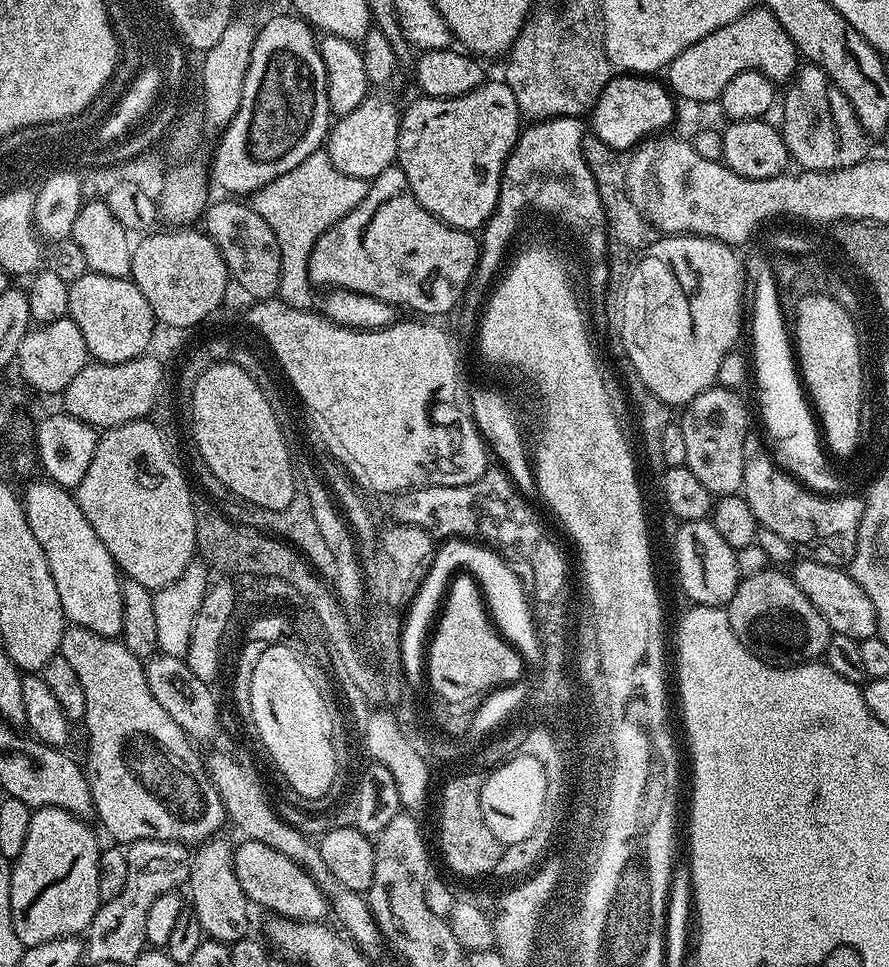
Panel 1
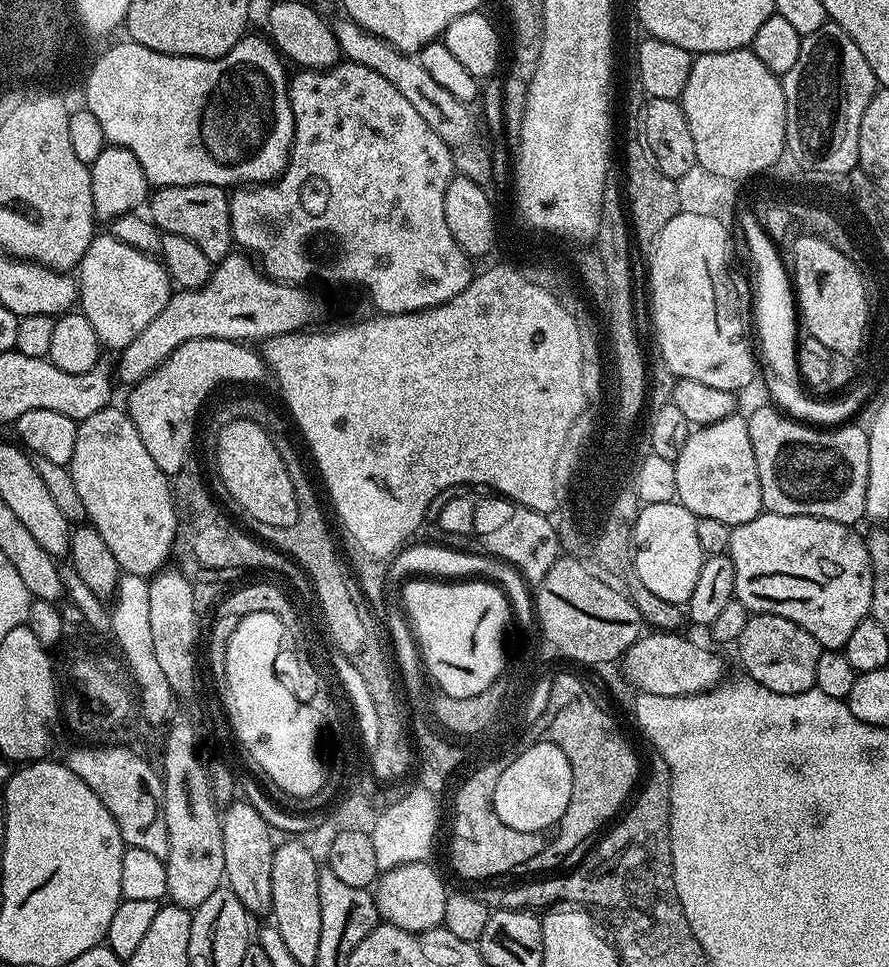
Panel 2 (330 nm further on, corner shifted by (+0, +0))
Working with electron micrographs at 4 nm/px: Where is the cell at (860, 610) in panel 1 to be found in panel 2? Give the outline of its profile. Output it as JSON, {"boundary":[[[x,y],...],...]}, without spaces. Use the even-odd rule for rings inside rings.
{"boundary":[[[761,511],[759,516],[755,516],[750,522],[738,524],[732,528],[730,534],[730,542],[728,543],[727,555],[734,562],[734,582],[736,583],[735,599],[741,600],[748,607],[749,613],[774,614],[782,618],[790,618],[790,622],[794,622],[798,626],[802,626],[802,630],[806,630],[806,634],[810,634],[820,643],[821,649],[824,650],[840,650],[843,649],[846,642],[850,642],[850,634],[854,634],[854,629],[858,626],[858,622],[869,619],[872,610],[872,563],[868,557],[868,545],[863,535],[856,533],[855,527],[839,524],[838,522],[830,522],[822,518],[814,518],[813,516],[783,516],[782,514],[774,514],[773,512]]]}

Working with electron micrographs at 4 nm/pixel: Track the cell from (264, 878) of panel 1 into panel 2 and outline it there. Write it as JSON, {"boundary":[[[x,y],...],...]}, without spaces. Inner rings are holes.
{"boundary":[[[428,862],[423,864],[399,864],[396,868],[387,869],[377,879],[374,885],[374,895],[376,897],[376,908],[380,911],[380,918],[383,923],[393,924],[402,930],[410,930],[411,932],[425,932],[443,925],[449,889],[444,888],[443,878],[430,865],[431,863]]]}

